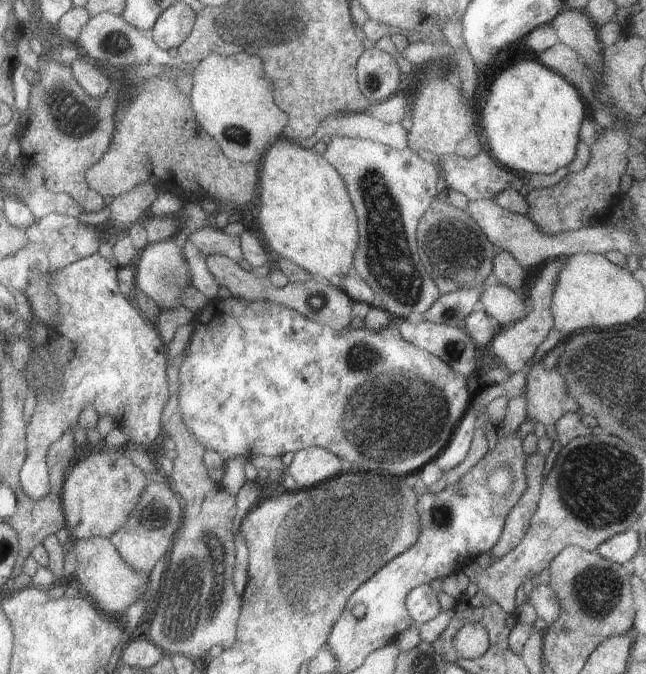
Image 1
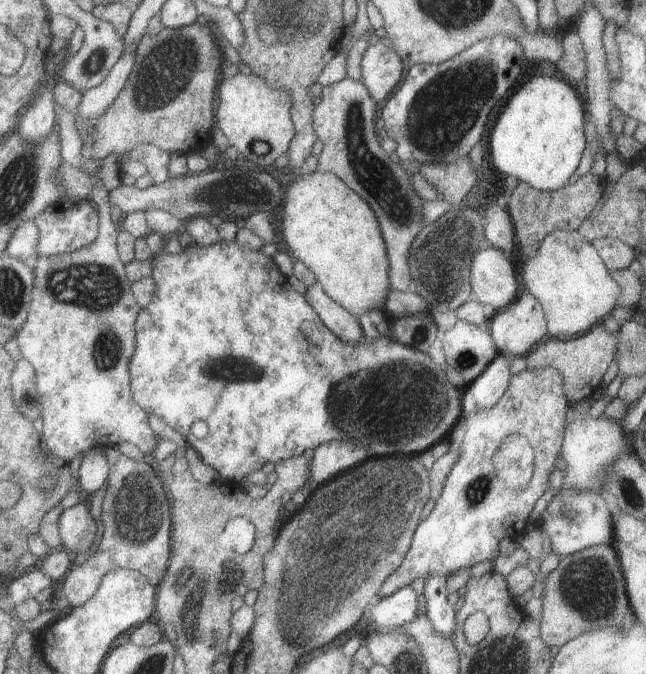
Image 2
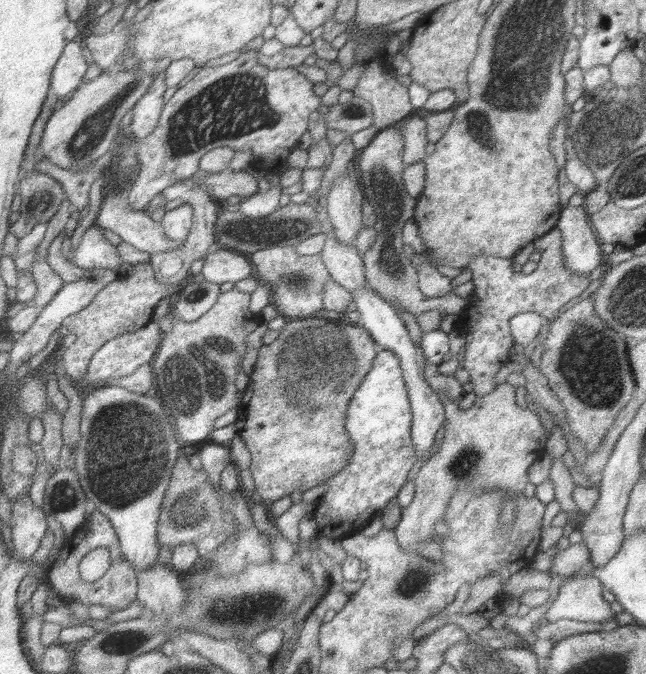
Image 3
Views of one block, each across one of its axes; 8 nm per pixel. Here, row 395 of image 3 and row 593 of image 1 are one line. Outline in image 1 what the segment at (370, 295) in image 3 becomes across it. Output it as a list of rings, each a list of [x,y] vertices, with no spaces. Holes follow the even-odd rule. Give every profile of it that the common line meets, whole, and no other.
[[[429,586],[413,588],[405,596],[405,608],[407,608],[415,626],[433,620],[441,612],[439,602],[437,602],[437,592],[433,592]]]

